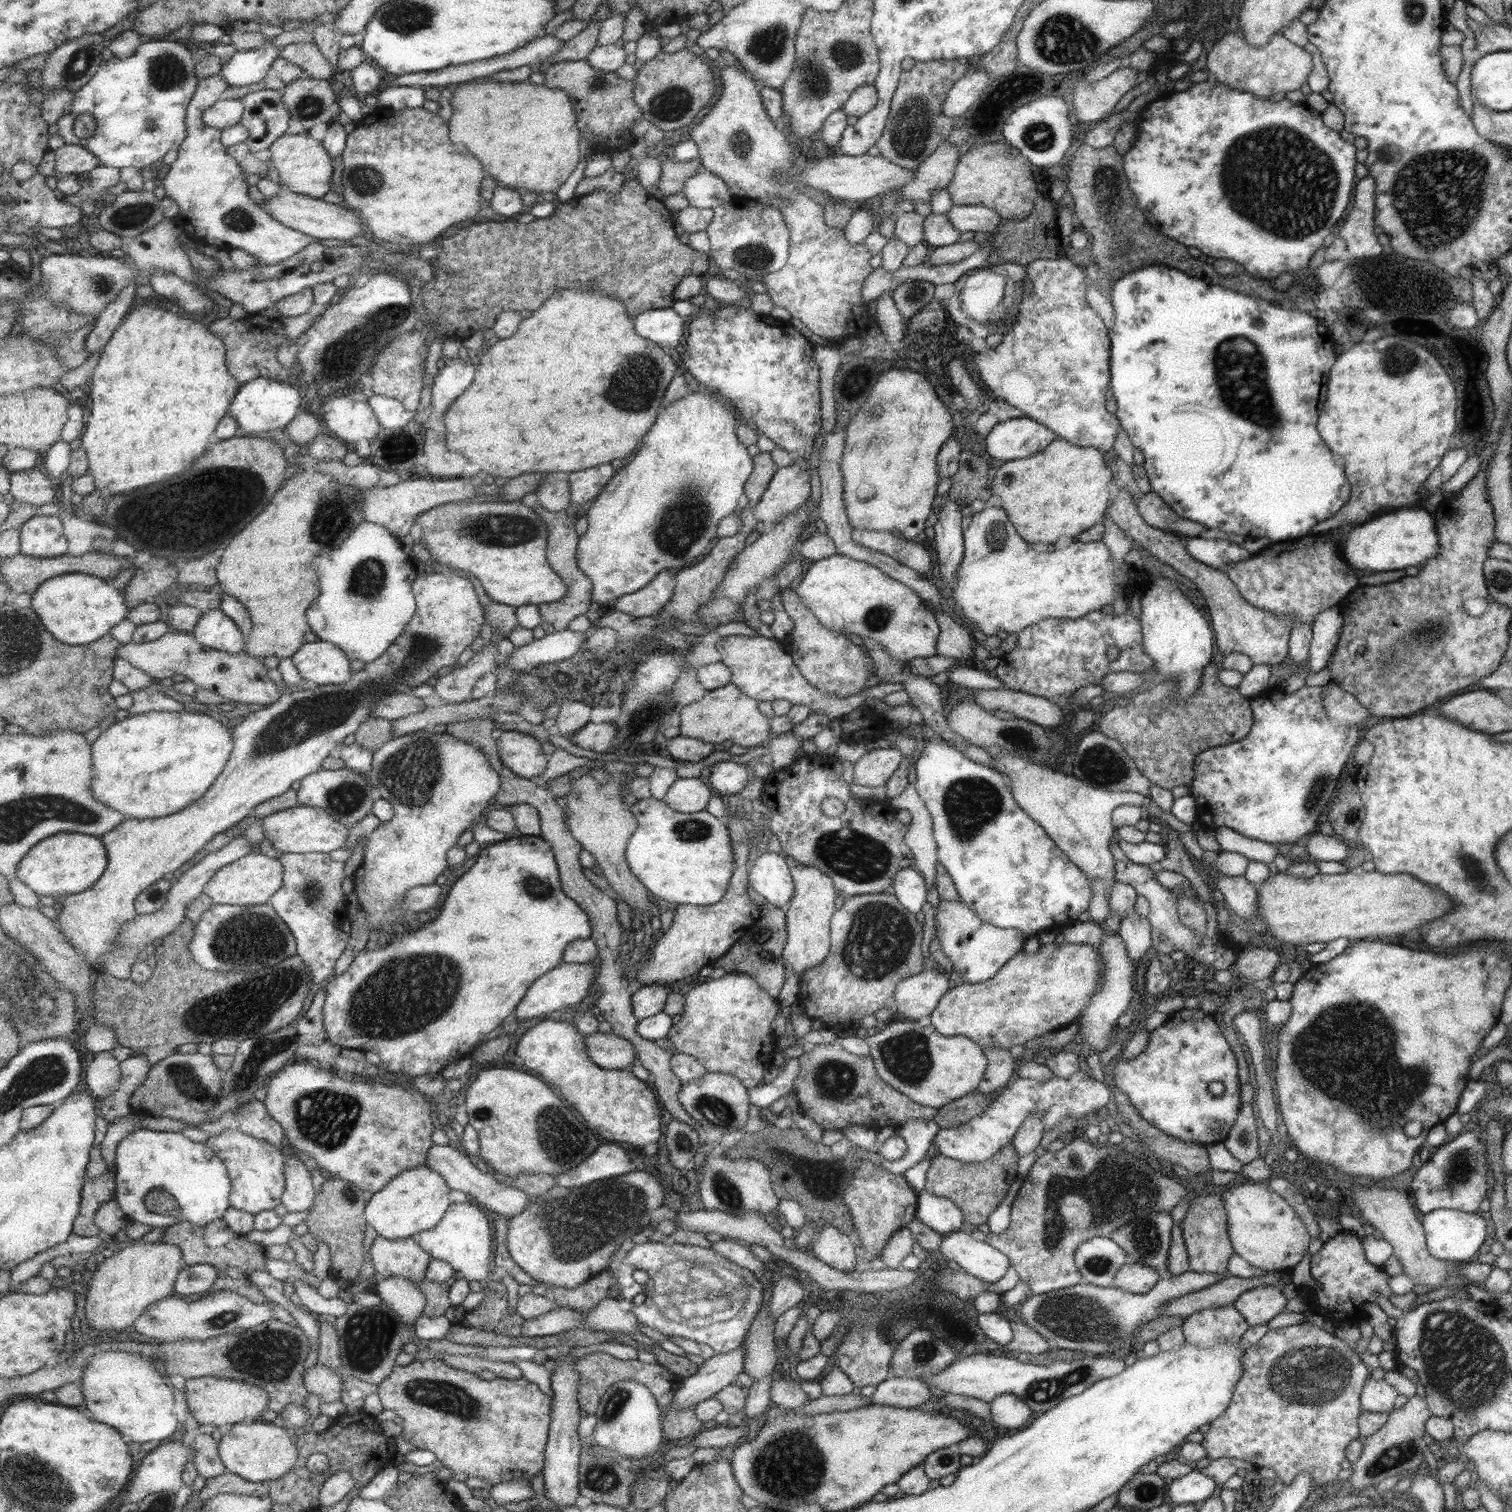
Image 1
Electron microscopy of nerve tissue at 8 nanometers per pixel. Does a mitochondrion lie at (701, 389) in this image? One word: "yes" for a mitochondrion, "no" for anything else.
no

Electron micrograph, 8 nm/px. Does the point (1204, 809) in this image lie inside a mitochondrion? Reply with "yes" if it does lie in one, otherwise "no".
no

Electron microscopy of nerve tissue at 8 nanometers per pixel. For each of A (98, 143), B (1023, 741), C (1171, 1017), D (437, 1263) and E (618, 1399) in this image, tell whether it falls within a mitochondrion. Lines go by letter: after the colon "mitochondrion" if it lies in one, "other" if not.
A: other
B: mitochondrion
C: other
D: other
E: mitochondrion

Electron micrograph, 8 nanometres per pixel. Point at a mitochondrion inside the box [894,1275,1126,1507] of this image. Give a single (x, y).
(1081, 1320)

